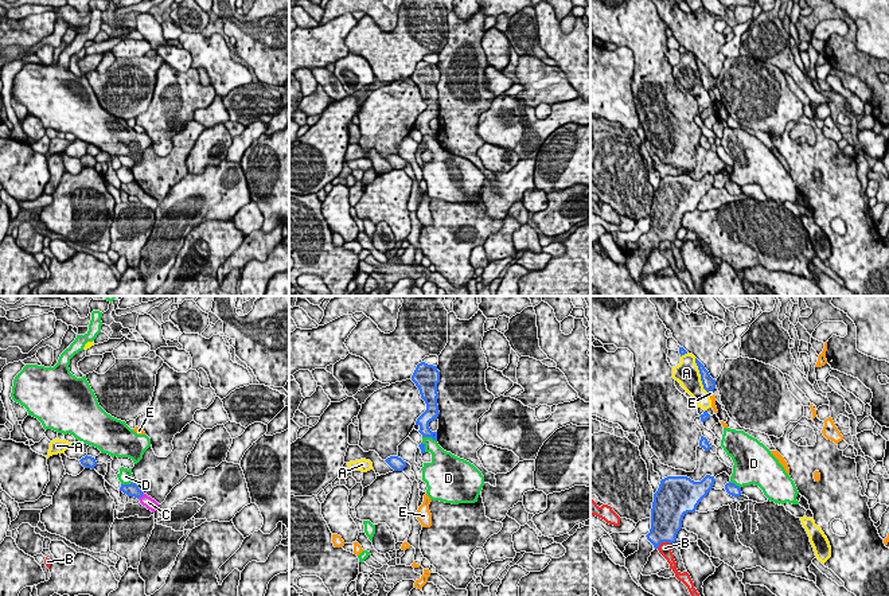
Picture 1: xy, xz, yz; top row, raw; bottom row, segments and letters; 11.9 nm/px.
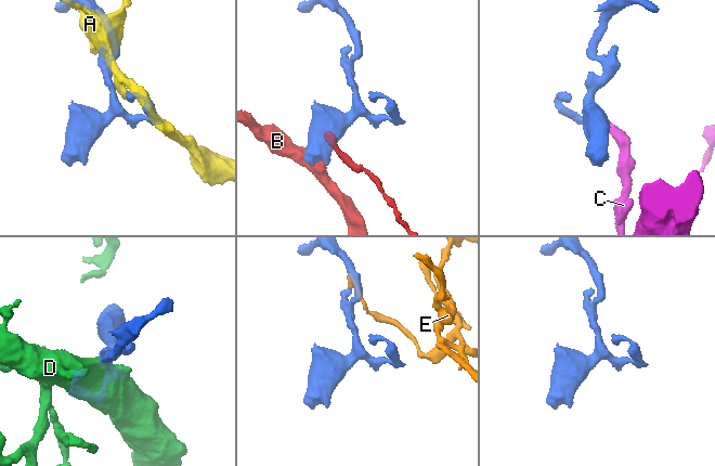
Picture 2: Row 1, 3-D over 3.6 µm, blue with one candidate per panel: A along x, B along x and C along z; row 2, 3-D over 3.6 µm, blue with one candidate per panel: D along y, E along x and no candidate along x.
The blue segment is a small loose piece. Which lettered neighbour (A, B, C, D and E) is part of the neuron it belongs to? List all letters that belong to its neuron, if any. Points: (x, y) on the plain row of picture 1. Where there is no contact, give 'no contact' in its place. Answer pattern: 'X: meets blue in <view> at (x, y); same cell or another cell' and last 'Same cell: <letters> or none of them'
A: meets blue in yz at (701, 74); another cell
B: meets blue in yz at (663, 240); another cell
C: meets blue in xy at (140, 195); same cell
D: meets blue in xz at (429, 135); another cell
E: meets blue in yz at (709, 89); another cell
Same cell: C

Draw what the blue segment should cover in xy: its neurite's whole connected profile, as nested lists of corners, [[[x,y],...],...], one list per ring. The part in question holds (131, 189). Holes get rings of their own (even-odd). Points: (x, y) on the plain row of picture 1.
[[[136,182],[121,183],[120,190],[126,192],[128,195],[137,196],[140,202],[145,204],[148,209],[151,209],[152,211],[155,211],[156,207],[159,206],[159,202],[151,195],[148,195],[147,192],[144,192]]]

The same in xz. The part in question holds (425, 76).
[[[421,61],[417,63],[412,79],[420,89],[421,97],[426,102],[426,109],[417,117],[416,124],[420,125],[422,136],[432,136],[437,140],[437,131],[432,131],[429,121],[437,118],[440,110],[437,104],[437,82],[440,81],[440,70],[437,65]]]

